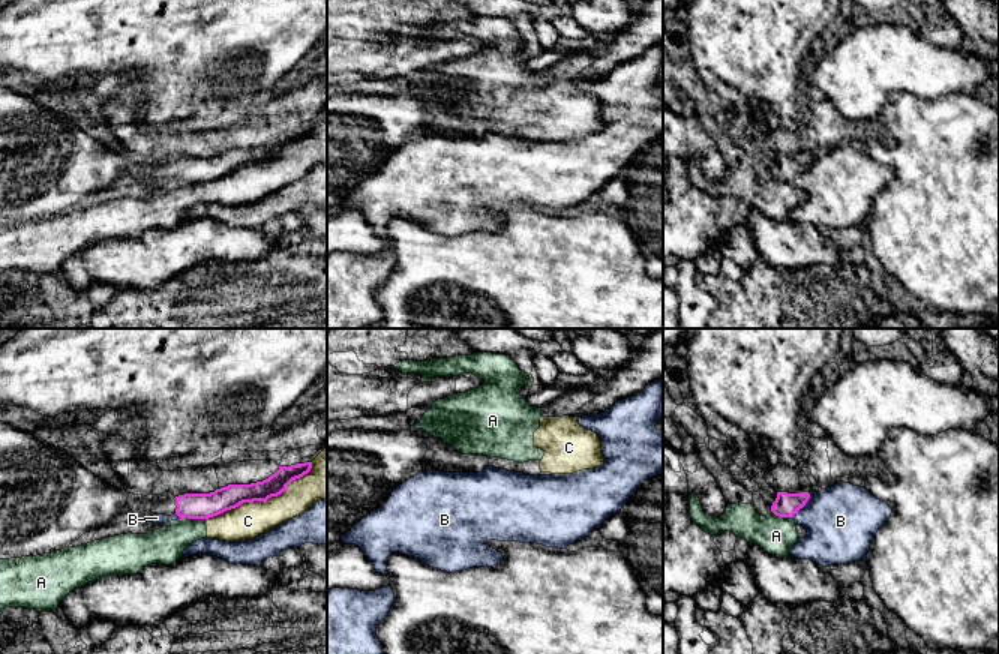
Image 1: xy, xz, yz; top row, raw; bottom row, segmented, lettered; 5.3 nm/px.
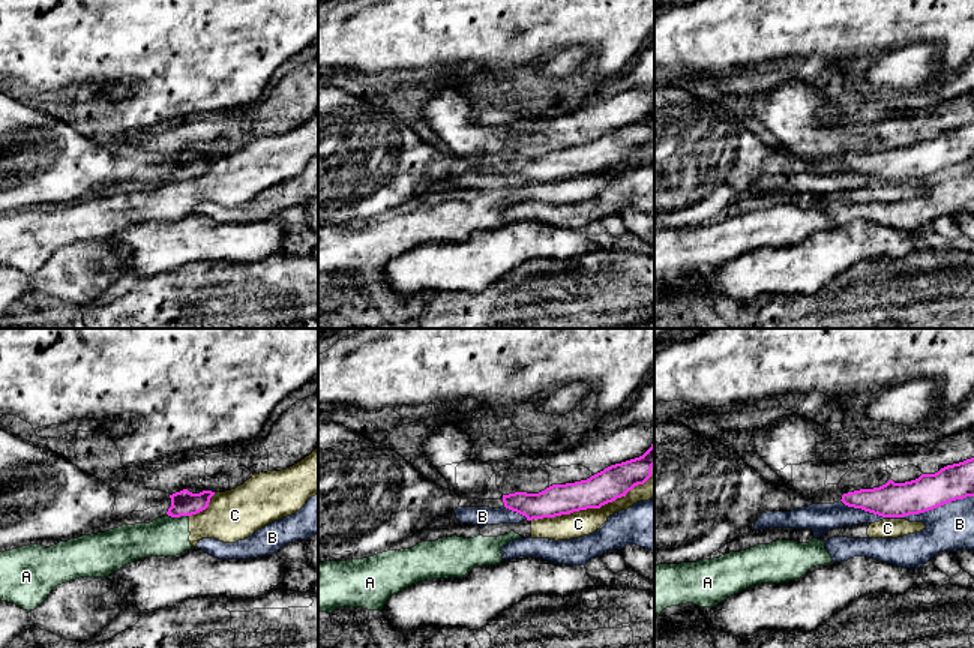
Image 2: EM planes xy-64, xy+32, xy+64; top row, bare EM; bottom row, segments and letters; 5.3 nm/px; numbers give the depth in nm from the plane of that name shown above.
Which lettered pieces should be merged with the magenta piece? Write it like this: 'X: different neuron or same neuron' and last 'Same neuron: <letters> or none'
A: different neuron
B: different neuron
C: different neuron
Same neuron: none

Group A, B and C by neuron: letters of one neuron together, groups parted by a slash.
A C / B

